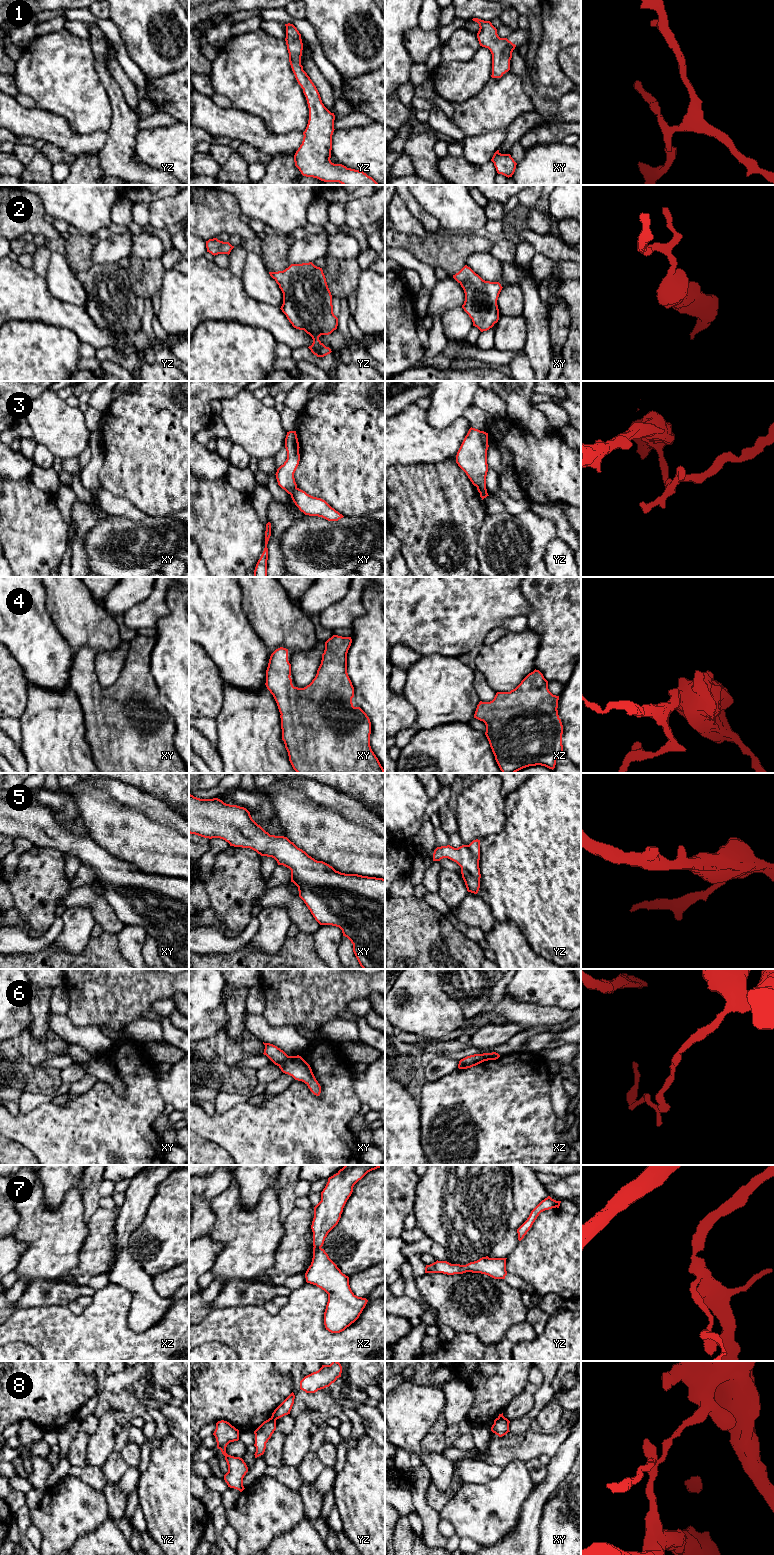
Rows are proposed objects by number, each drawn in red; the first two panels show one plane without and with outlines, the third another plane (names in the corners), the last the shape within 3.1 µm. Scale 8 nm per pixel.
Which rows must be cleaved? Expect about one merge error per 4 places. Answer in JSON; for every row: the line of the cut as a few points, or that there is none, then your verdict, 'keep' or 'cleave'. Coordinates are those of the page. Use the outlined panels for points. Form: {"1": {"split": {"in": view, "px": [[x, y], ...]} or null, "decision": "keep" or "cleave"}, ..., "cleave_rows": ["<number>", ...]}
{"1": {"split": null, "decision": "keep"}, "2": {"split": null, "decision": "keep"}, "3": {"split": {"in": "xy", "px": [[296, 487], [290, 494]]}, "decision": "cleave"}, "4": {"split": null, "decision": "keep"}, "5": {"split": null, "decision": "keep"}, "6": {"split": {"in": "xy", "px": [[289, 1056], [279, 1066]]}, "decision": "cleave"}, "7": {"split": null, "decision": "keep"}, "8": {"split": {"in": "yz", "px": [[271, 1416], [275, 1420]]}, "decision": "cleave"}, "cleave_rows": ["3", "6", "8"]}

